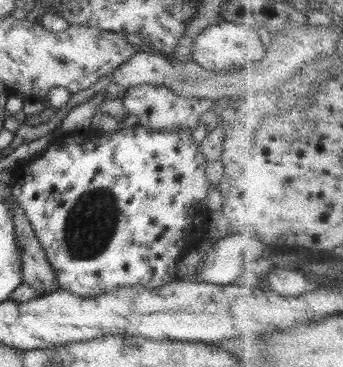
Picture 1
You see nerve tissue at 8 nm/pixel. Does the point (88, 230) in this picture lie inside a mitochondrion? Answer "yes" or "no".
yes

